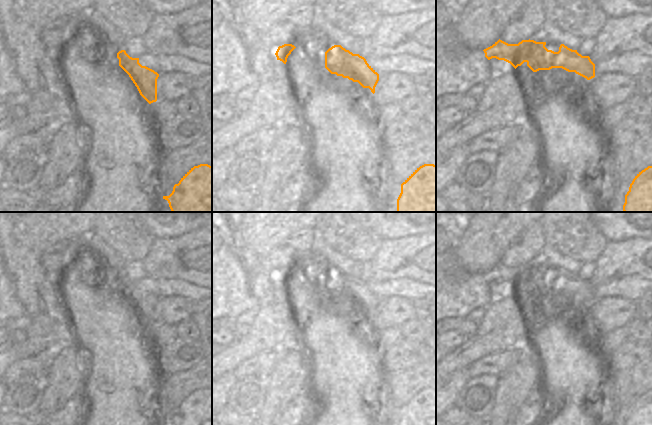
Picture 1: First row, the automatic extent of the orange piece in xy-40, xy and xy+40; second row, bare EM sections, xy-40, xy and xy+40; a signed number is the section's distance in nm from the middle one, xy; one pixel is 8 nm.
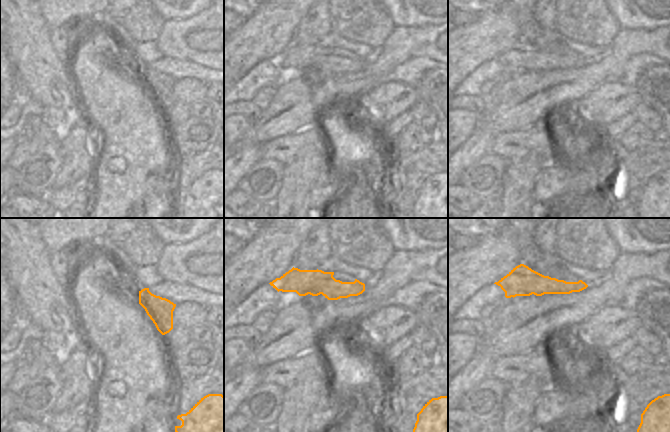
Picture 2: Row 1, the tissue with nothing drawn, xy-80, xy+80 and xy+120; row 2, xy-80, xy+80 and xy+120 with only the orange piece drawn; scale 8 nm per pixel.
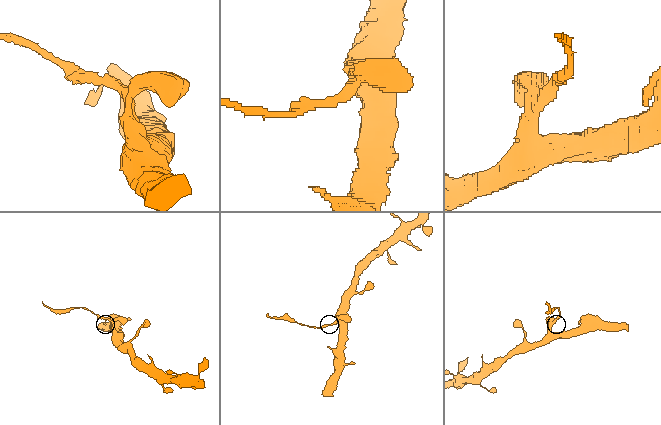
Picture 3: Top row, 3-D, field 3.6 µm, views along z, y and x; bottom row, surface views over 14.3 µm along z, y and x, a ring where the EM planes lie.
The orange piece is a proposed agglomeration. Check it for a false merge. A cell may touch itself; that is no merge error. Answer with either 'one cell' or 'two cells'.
two cells

